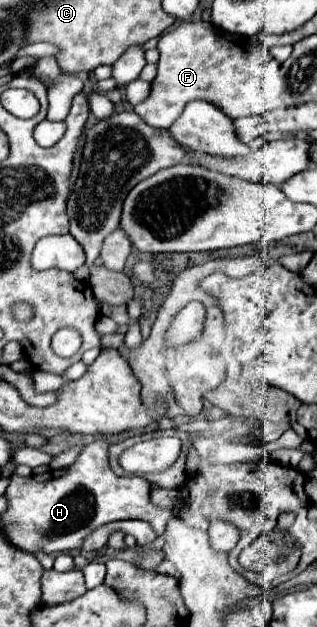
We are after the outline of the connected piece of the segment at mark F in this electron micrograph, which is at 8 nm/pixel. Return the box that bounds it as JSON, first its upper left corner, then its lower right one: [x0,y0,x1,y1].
[134,21,286,129]

